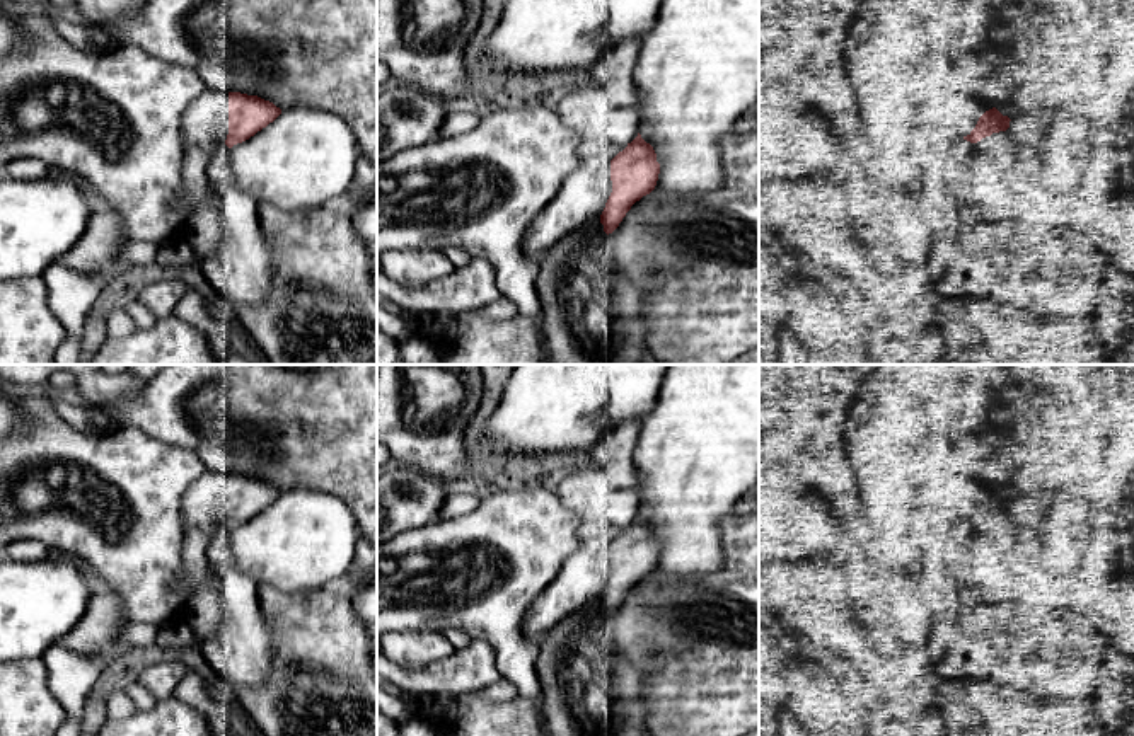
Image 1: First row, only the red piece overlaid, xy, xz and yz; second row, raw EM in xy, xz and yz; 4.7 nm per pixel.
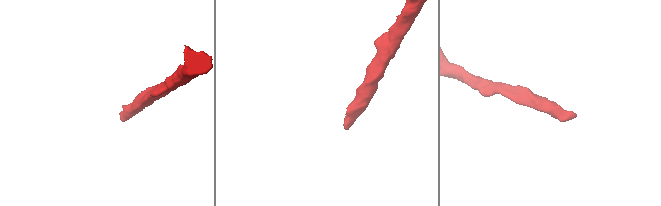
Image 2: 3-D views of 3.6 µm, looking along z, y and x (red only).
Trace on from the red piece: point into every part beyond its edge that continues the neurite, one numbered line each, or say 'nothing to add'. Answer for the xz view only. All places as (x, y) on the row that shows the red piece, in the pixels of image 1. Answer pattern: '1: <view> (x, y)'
1: xz (582, 196)

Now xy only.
1: xy (205, 121)

